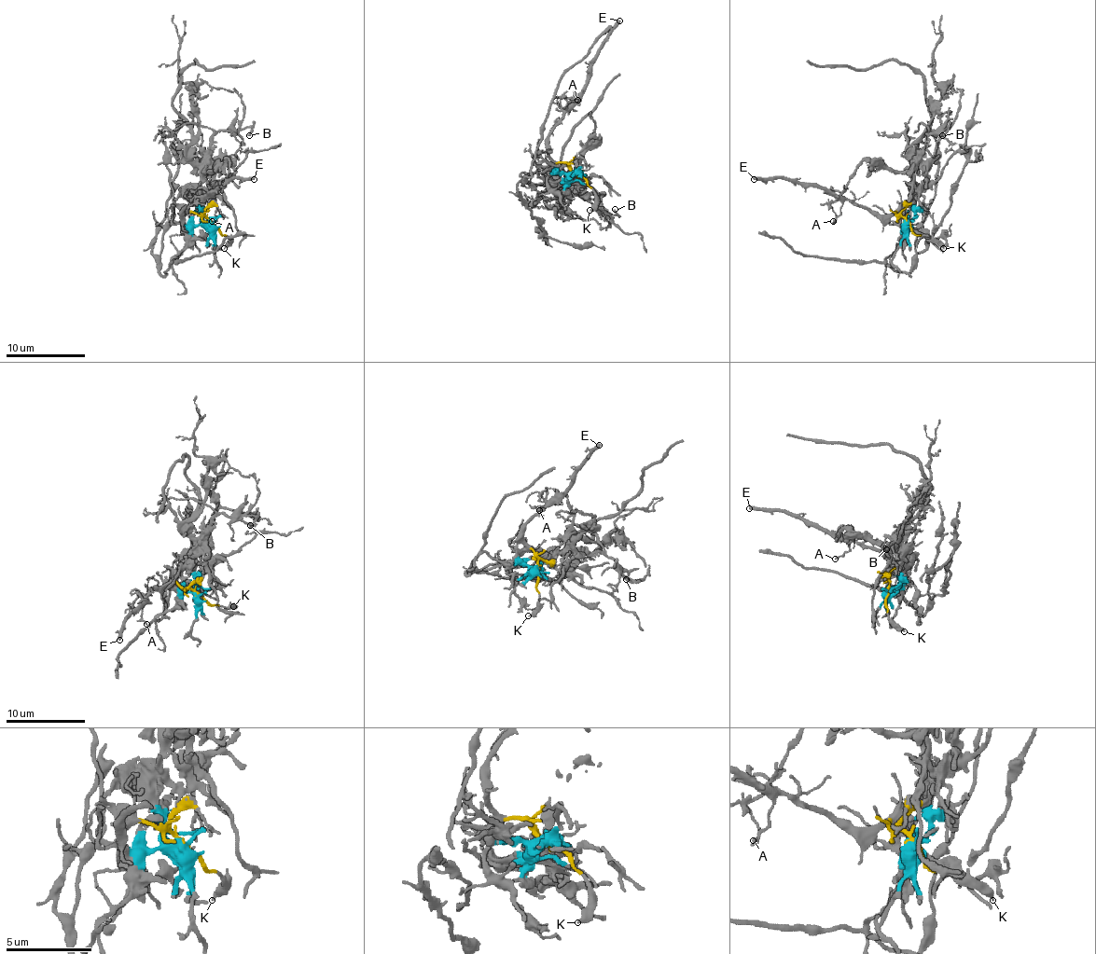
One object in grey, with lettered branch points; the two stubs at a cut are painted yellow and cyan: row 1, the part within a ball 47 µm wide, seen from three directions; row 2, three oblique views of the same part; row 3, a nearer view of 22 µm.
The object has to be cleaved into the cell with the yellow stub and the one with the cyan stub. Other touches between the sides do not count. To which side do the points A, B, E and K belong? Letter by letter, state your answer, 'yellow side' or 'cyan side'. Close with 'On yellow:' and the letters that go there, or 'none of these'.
A: yellow side
B: cyan side
E: yellow side
K: yellow side
On yellow: A, E, K

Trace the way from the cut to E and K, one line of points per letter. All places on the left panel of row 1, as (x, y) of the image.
E: (211, 221), (199, 214), (183, 215), (183, 211), (220, 184), (234, 177), (255, 179)
K: (211, 221), (228, 239), (225, 249)

